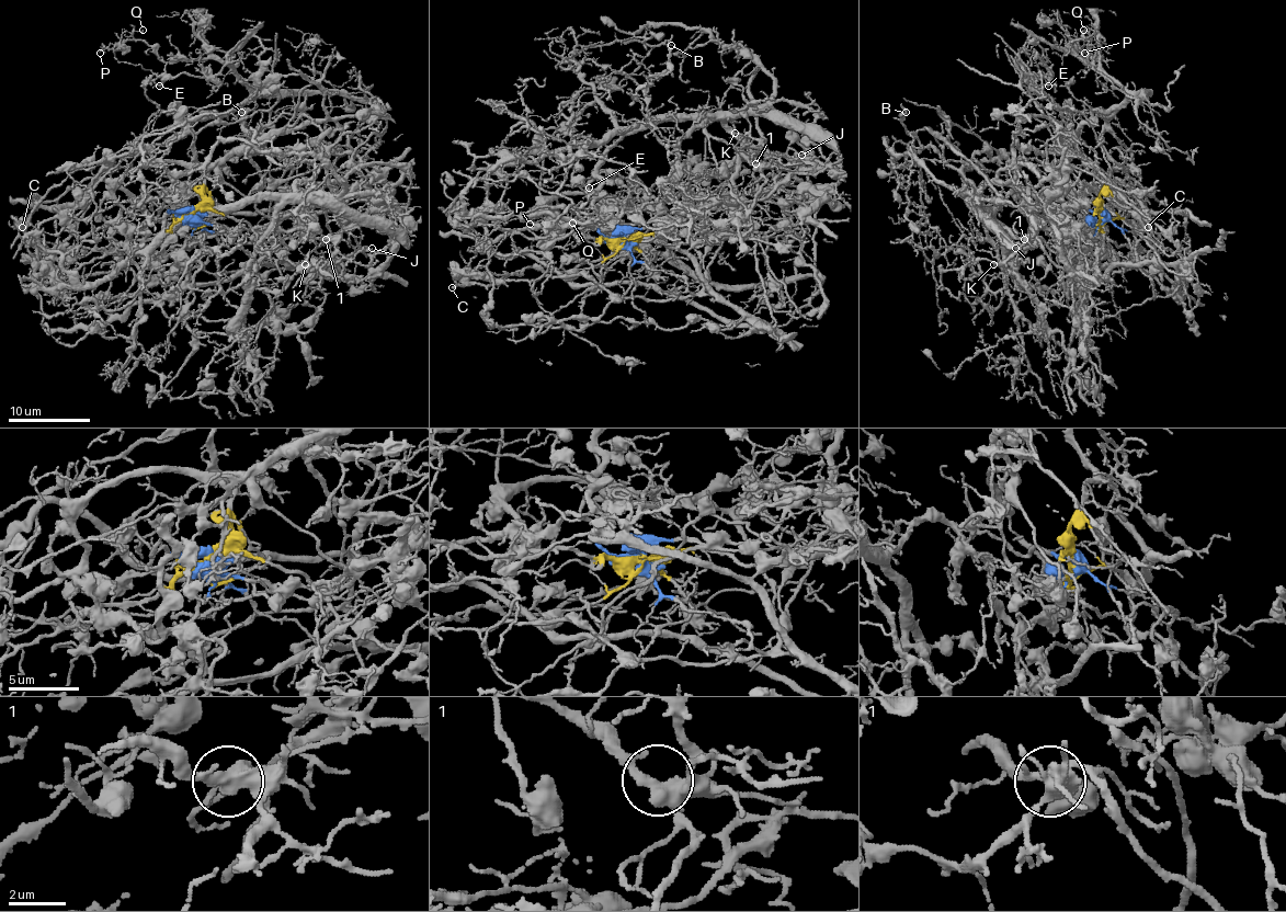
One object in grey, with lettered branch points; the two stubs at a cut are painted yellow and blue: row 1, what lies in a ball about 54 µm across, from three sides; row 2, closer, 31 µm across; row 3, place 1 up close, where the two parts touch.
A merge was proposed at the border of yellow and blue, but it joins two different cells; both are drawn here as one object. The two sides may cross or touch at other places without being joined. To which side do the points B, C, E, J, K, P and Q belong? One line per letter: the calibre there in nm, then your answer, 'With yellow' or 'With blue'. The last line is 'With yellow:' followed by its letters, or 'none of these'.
B: Thickness 120 nm. With blue
C: Thickness 220 nm. With yellow
E: Thickness 130 nm. With yellow
J: Thickness 140 nm. With blue
K: Thickness 130 nm. With blue
P: Thickness 110 nm. With yellow
Q: Thickness 120 nm. With yellow
With yellow: C, E, P, Q

